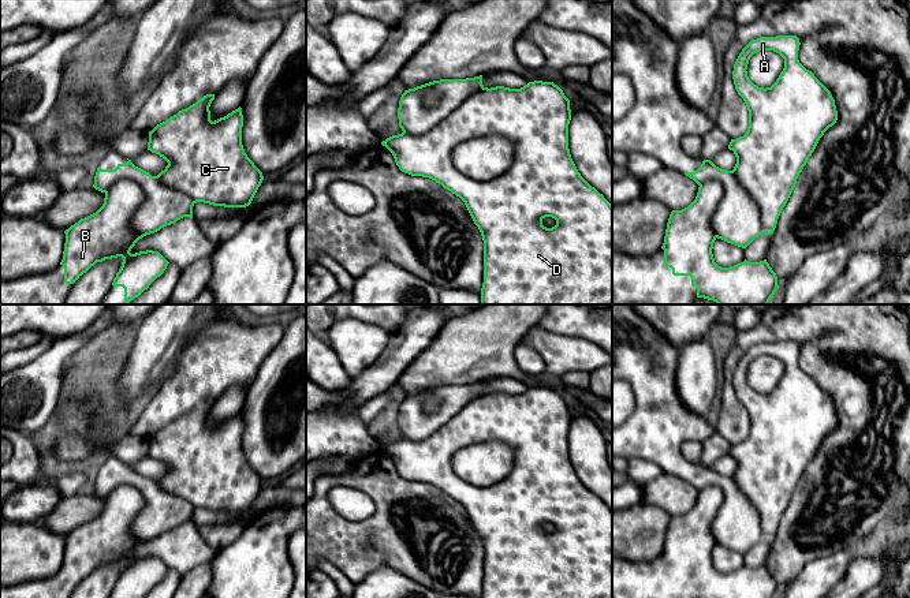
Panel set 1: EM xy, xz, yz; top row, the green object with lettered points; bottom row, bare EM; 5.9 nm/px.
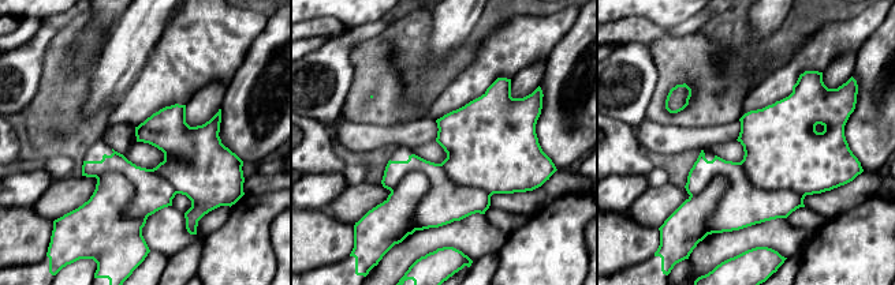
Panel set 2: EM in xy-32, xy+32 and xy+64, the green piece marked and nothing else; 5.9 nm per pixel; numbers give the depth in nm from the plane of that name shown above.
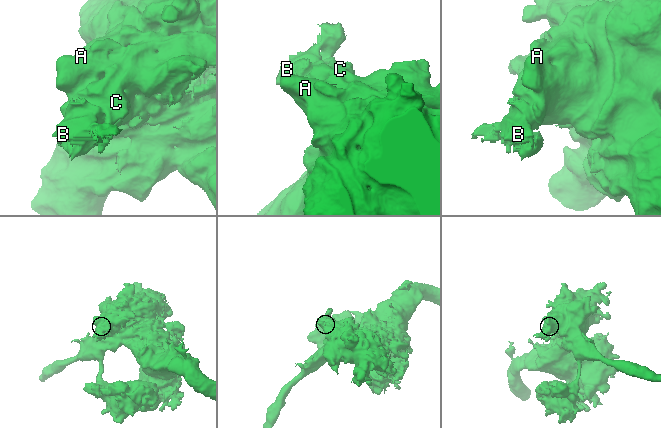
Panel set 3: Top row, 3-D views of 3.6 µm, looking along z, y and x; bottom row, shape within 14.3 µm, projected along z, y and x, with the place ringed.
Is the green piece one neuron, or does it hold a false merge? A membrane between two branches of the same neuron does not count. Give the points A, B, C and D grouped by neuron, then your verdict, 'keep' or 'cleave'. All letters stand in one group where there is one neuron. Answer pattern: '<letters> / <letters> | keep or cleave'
A C D / B | cleave

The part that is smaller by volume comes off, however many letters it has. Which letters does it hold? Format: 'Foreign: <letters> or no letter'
Foreign: B

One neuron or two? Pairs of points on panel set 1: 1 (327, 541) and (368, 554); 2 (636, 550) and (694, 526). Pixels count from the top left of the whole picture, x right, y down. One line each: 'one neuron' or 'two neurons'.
1: one neuron
2: two neurons

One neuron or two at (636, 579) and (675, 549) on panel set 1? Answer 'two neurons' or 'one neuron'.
one neuron

